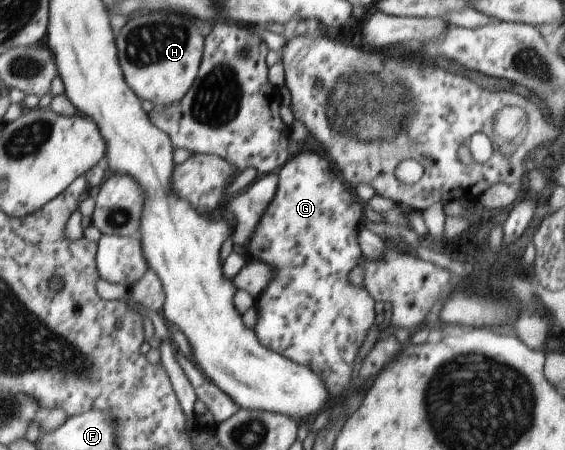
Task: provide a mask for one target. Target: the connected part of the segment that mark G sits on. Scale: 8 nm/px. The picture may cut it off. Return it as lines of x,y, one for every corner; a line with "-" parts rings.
311,143
305,144
280,168
276,193
256,223
250,241
246,243
246,257
266,261
266,265
274,269
272,279
254,300
254,331
260,335
260,343
264,343
264,347
272,347
272,351
280,351
280,355
300,363
302,367
311,368
323,378
324,387
333,398
344,393
344,389
350,385
352,361
356,359
368,327
374,323
374,301
362,287
354,287
348,281
348,271
360,259
356,223
362,214
362,205
358,205
342,187
342,181
330,171
328,161
316,153
310,153
311,149

